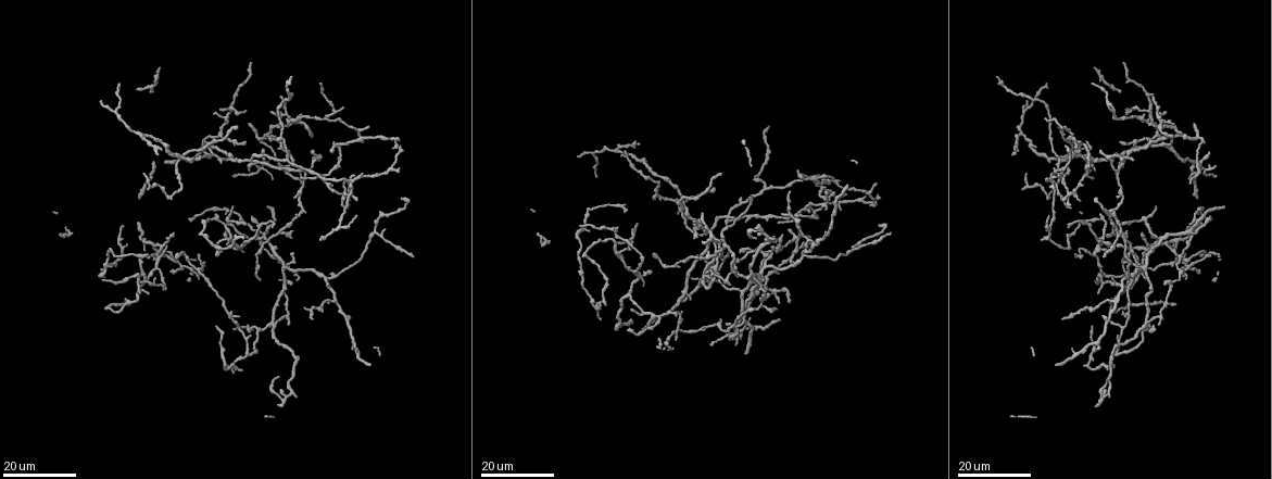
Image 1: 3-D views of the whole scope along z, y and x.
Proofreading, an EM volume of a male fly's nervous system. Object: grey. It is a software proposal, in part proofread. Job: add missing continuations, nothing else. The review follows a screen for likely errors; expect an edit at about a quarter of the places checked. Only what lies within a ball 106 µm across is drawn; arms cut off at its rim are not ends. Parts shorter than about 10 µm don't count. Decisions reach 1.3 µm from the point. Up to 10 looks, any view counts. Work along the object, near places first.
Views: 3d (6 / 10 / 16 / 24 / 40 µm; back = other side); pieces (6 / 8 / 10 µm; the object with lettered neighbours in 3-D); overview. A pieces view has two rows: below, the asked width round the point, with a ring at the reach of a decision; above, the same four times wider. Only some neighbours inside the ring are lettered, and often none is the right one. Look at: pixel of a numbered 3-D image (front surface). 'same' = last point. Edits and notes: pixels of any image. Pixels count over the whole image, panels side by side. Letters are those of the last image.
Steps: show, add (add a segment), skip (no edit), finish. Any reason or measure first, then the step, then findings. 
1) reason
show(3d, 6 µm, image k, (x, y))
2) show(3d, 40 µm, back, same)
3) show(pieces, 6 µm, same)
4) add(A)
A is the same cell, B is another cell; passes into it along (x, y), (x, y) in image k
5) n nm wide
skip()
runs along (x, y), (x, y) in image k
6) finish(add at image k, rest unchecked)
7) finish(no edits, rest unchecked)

an open end
show(3d, 16 µm, image 1, (1132, 159))

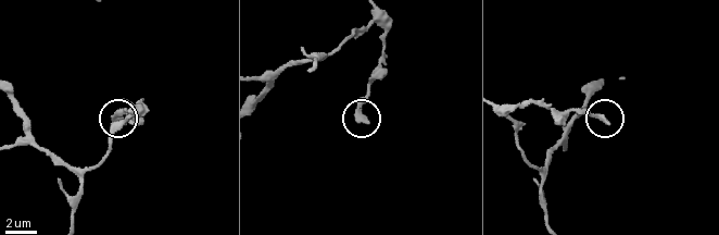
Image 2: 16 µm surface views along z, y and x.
show(pieces, 6 µm, image 2, (369, 121))

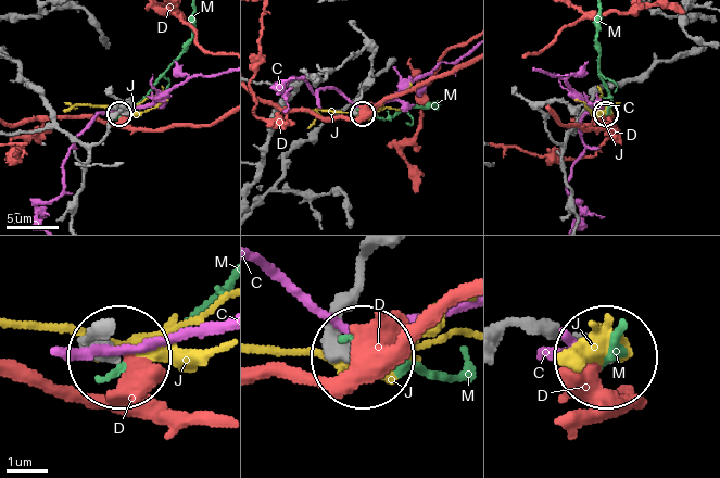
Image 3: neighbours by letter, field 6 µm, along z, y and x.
skip()
C, D, J and M are other cells; no lettered segment goes on from it

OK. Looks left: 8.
end of a long branch
show(3d, 16 µm, image 1, (1042, 241))

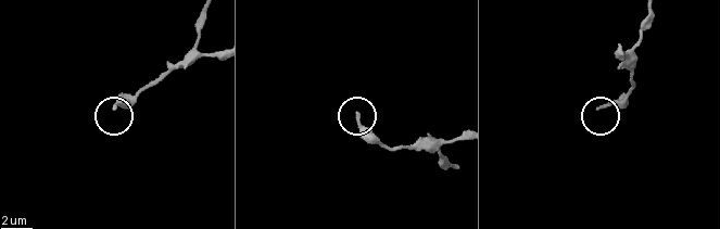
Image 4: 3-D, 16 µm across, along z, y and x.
what lies round it
show(pieces, 8 µm, image 4, (598, 107))

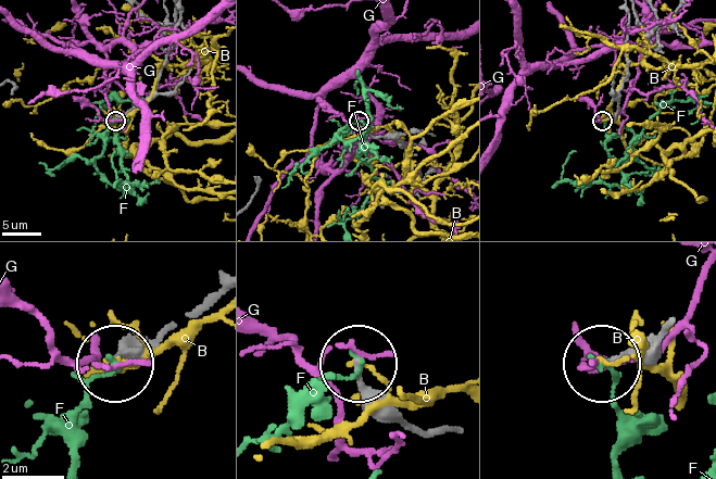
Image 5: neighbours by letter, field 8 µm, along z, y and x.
skip()
B, F and G are other cells; runs along (438, 430), (406, 423), (367, 383), (360, 363) in image 5; no lettered segment goes on from it

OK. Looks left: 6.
branch stops here
show(3d, 16 µm, image 1, (1103, 316))

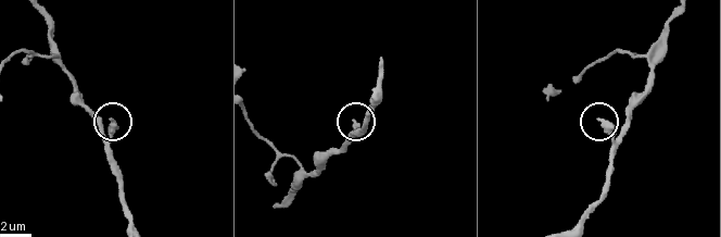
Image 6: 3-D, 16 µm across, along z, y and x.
see the neighbours
show(pieces, 8 µm, image 6, (113, 121))

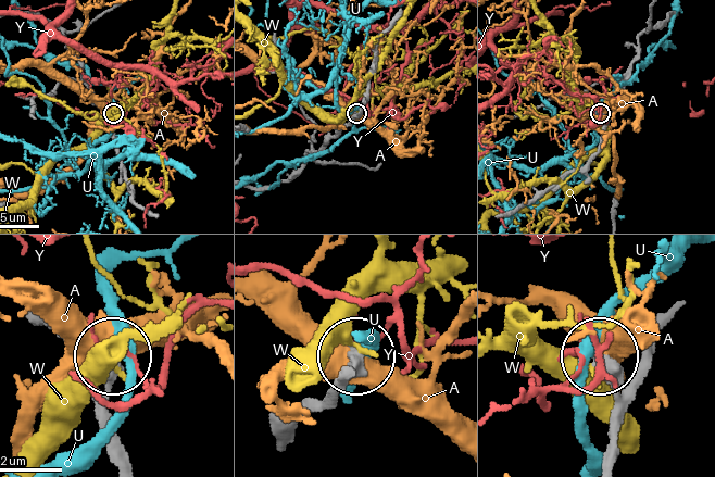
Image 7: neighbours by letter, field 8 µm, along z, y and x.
380 nm wide
skip()
A, U, W and Y are other cells; runs along (279, 436), (354, 361) in image 7; none of them fits

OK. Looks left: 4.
tapers out
show(3d, 24 µm, image 1, (238, 317))

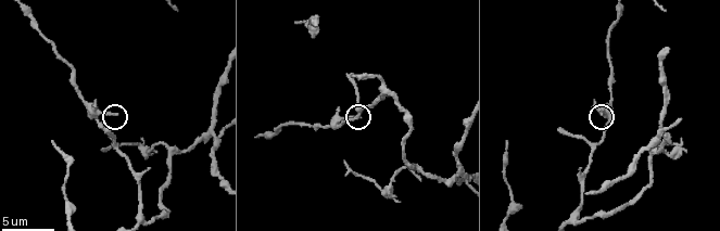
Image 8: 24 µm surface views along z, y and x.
show(3d, 10 µm, image 8, (115, 115))

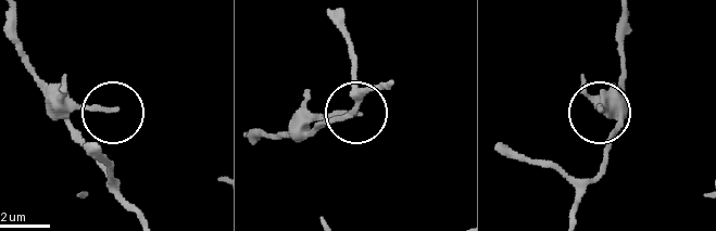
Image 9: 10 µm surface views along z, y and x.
show(pieces, 6 µm, image 9, (114, 110))

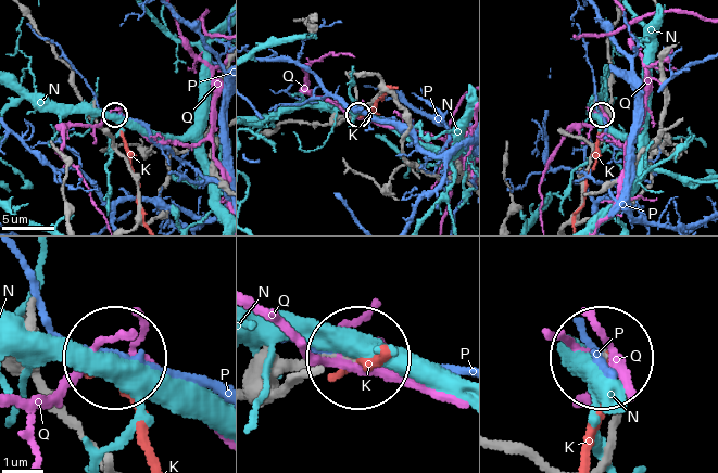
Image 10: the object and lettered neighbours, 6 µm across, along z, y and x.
150 nm wide
skip()
K, N, P and Q are other cells; no lettered segment goes on from it

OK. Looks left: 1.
free end
show(pieces, 8 µm, image 8, (559, 129))

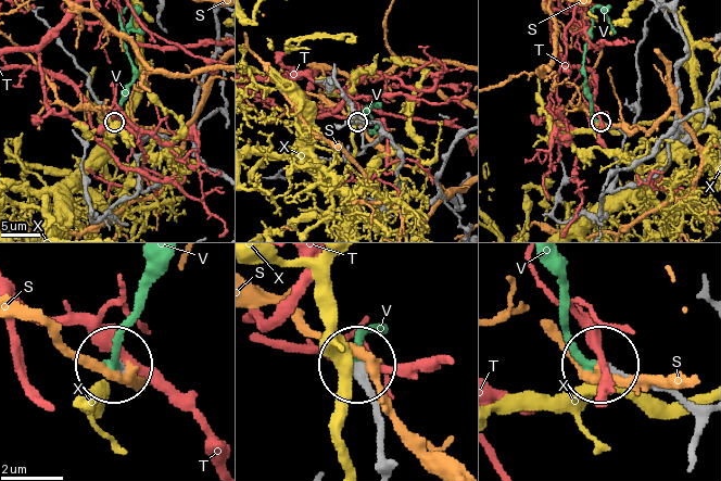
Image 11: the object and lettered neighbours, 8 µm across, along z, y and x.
add(V)
V is the same cell, S, T and X are other cells; passes into it along (384, 448), (371, 389), (355, 365), (376, 326) in image 11; it goes on there

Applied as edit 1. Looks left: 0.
finish(add at image 11, rest unchecked)

